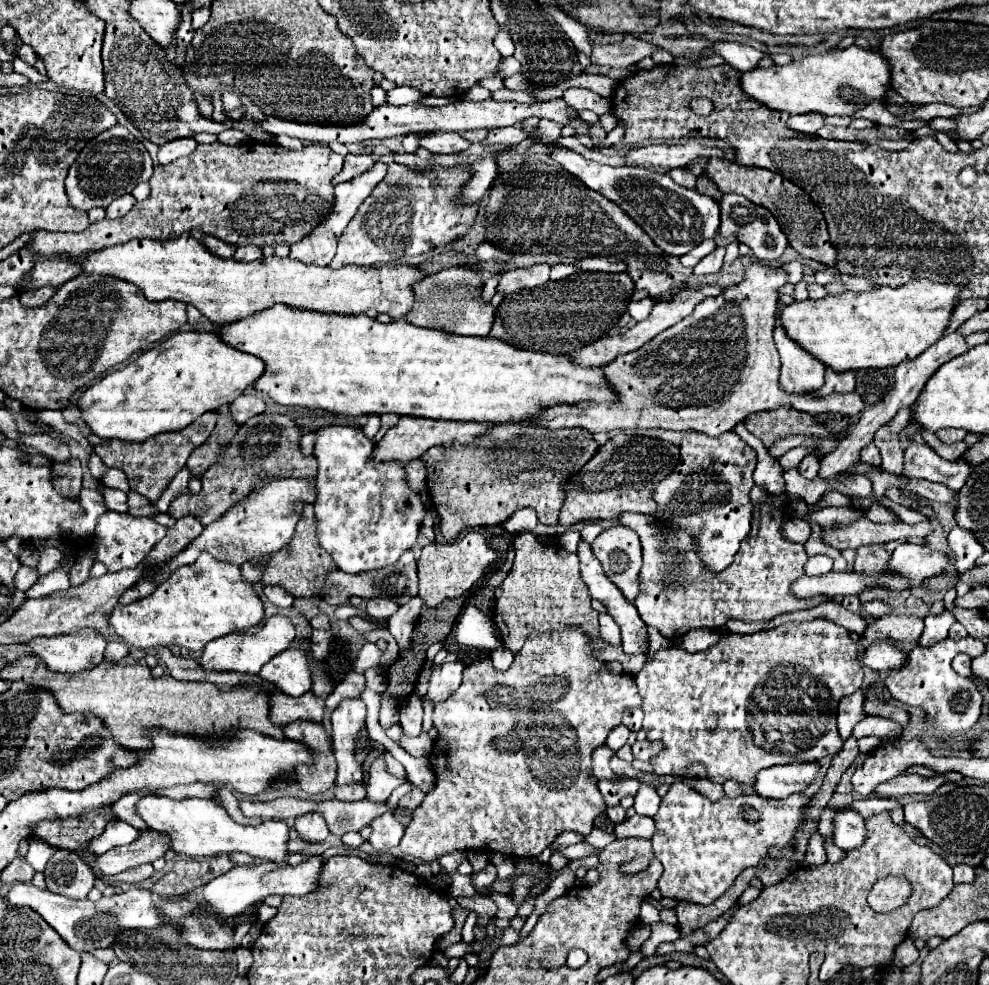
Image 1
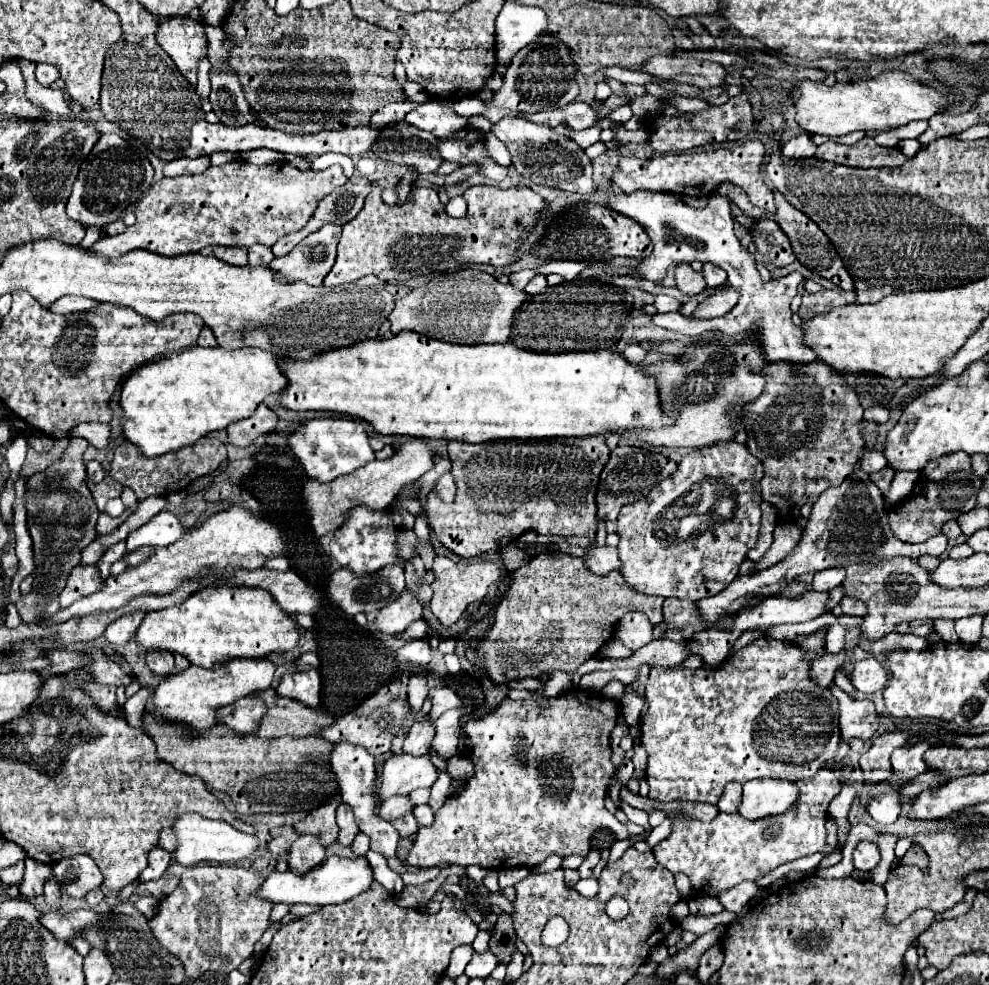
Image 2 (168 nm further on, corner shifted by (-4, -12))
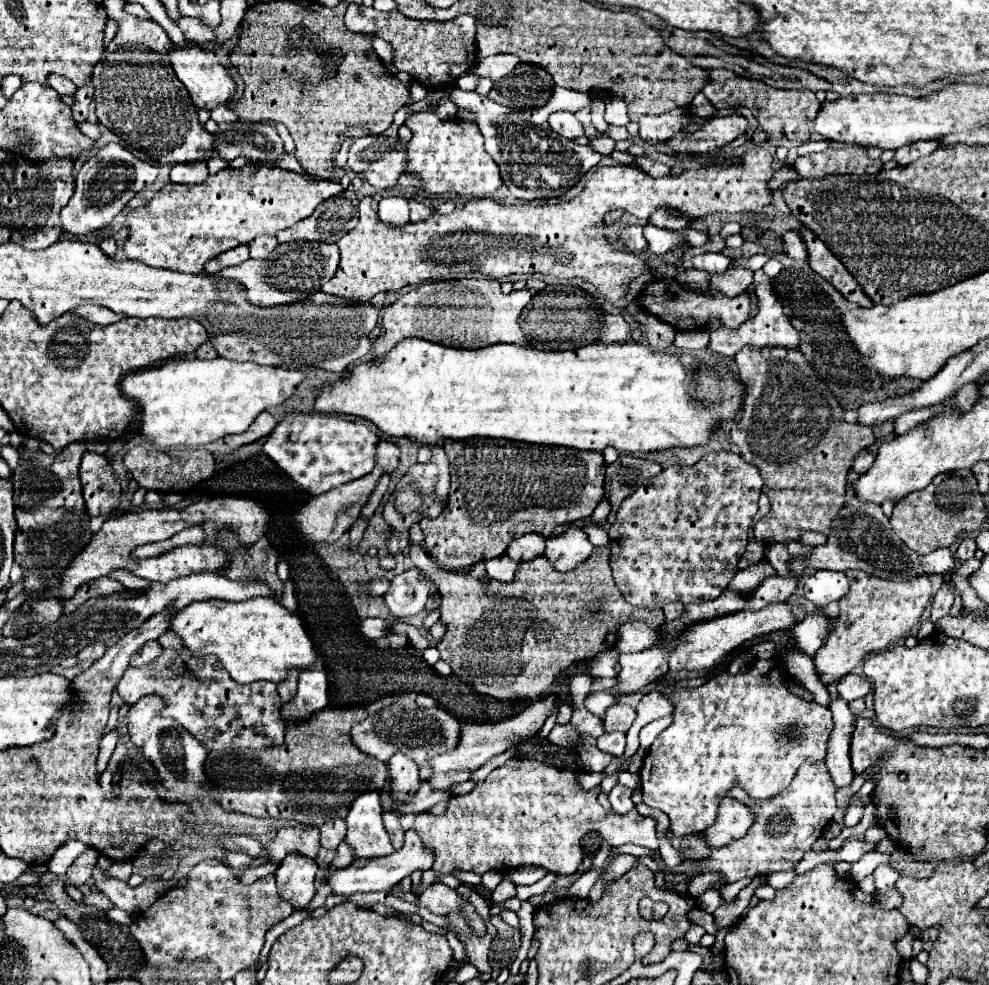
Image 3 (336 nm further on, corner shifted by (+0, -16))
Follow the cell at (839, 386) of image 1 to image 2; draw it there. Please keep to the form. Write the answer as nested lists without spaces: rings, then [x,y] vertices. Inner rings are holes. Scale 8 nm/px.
[[[816,360],[816,364],[800,364],[800,368],[792,368],[792,364],[768,364],[764,374],[766,388],[760,398],[748,406],[746,448],[760,458],[764,466],[764,478],[760,482],[762,498],[780,510],[780,522],[795,521],[800,517],[798,511],[803,504],[814,502],[826,488],[842,484],[842,480],[854,470],[864,452],[864,440],[858,428],[864,410],[858,402],[856,390],[846,384],[842,374],[822,360]]]

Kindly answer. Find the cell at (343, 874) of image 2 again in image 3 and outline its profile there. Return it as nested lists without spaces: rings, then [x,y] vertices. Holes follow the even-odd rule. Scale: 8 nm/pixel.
[[[414,830],[406,832],[406,844],[402,846],[402,850],[392,852],[390,856],[382,856],[382,858],[370,858],[366,860],[366,866],[348,866],[342,870],[332,872],[328,886],[332,888],[334,894],[354,894],[354,892],[380,892],[380,890],[390,890],[392,886],[396,886],[402,878],[410,876],[416,870],[430,870],[434,862],[434,852],[424,848],[424,842],[418,838],[418,834]]]

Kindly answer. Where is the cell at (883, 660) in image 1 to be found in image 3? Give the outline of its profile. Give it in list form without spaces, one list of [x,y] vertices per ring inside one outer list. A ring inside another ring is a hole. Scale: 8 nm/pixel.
[[[844,676],[838,680],[836,684],[836,690],[838,690],[838,696],[846,702],[852,702],[852,700],[858,700],[858,698],[864,698],[870,690],[872,690],[872,682],[866,680],[864,676]]]

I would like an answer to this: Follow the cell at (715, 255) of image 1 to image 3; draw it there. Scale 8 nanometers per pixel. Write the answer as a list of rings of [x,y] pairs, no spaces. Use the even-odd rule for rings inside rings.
[[[706,252],[706,254],[694,256],[692,262],[698,270],[706,270],[708,274],[716,274],[716,272],[724,272],[728,268],[730,258],[724,254],[718,254],[718,252]]]

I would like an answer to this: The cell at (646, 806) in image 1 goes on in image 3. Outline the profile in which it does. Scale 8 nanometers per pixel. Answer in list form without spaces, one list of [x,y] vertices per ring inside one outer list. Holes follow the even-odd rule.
[[[616,784],[616,786],[612,788],[612,792],[608,794],[608,800],[610,800],[614,812],[626,814],[626,812],[630,812],[630,810],[634,808],[634,804],[632,804],[632,800],[630,800],[630,794],[632,793],[633,790],[622,786],[622,784]]]

